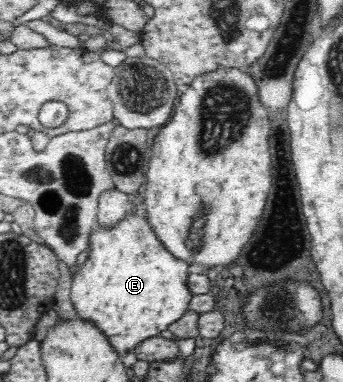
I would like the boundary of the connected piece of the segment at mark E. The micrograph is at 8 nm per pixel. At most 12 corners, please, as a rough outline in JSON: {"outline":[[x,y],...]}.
{"outline":[[144,210],[96,223],[70,297],[114,350],[189,310]]}

